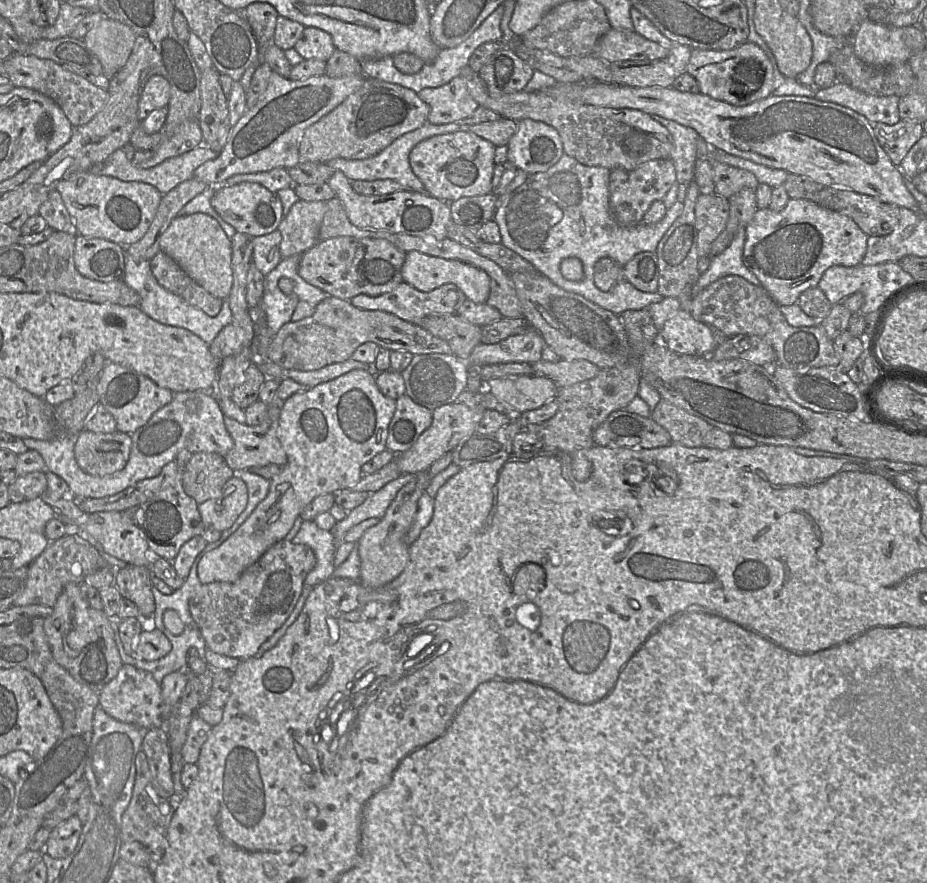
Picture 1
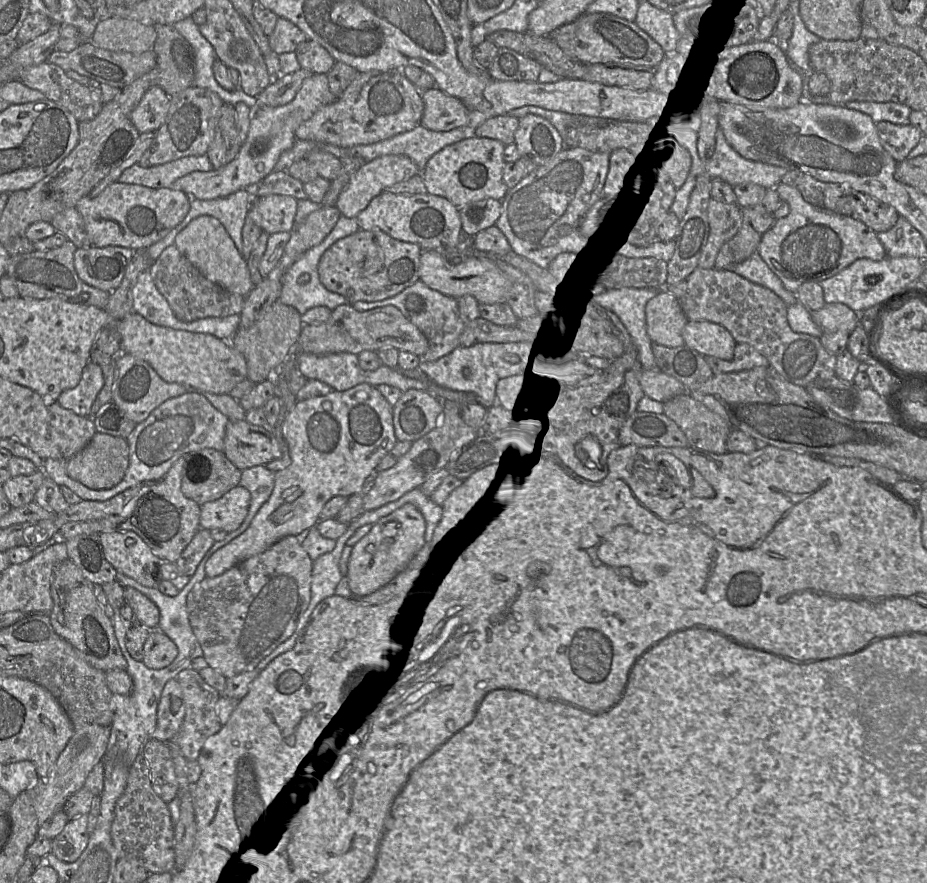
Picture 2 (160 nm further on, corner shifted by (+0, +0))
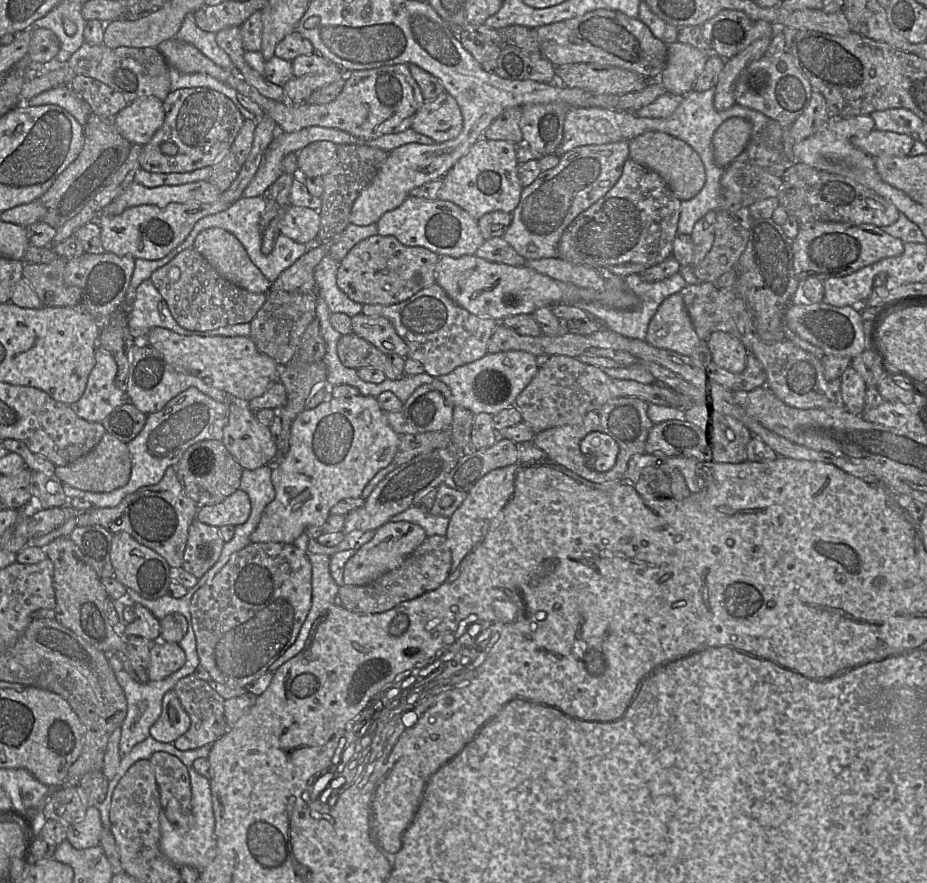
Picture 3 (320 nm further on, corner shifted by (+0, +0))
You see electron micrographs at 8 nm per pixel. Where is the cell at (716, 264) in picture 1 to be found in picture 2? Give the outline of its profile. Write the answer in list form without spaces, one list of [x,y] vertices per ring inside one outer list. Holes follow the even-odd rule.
[[[758,252],[753,253],[743,262],[734,265],[729,271],[755,284],[770,289],[778,295],[787,306],[798,302],[797,293],[795,294],[784,287],[782,281],[772,272]]]

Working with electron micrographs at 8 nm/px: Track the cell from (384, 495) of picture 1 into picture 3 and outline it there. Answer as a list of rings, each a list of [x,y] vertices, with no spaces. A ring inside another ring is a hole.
[[[307,553],[312,565],[312,601],[311,609],[304,621],[296,641],[276,659],[268,668],[275,672],[281,665],[296,656],[305,646],[315,620],[329,608],[338,603],[338,584],[330,573],[330,556]]]

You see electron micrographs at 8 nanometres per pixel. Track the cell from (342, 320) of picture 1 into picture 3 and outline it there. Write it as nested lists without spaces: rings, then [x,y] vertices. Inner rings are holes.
[[[360,313],[351,317],[351,323],[352,333],[373,344],[385,355],[407,357],[408,346],[387,318]]]

